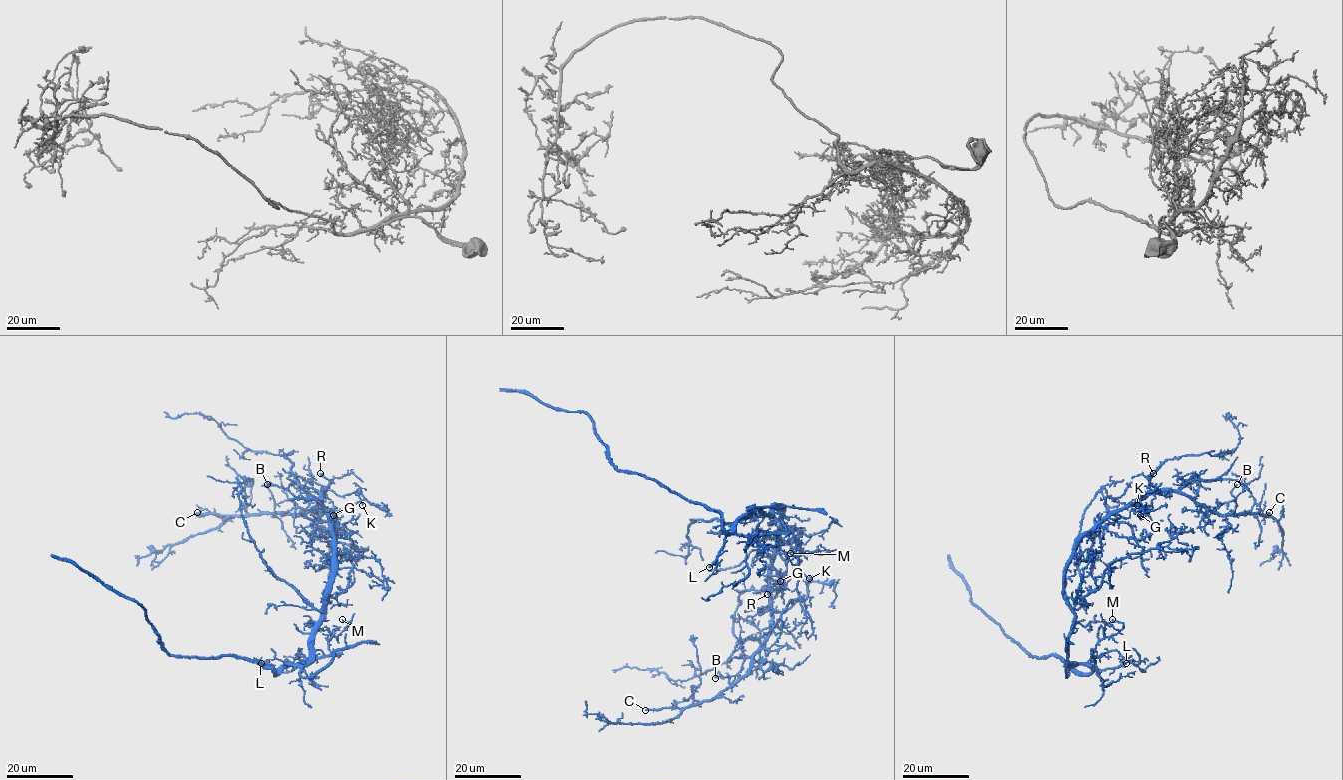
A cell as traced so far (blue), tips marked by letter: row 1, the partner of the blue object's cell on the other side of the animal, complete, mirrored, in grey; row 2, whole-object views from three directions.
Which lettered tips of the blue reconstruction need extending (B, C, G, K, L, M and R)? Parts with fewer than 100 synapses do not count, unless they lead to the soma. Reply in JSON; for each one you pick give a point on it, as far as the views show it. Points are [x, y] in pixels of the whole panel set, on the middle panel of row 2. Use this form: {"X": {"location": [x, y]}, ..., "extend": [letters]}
{"C": {"location": [645, 710]}, "L": {"location": [709, 567]}, "extend": ["C", "L"]}

